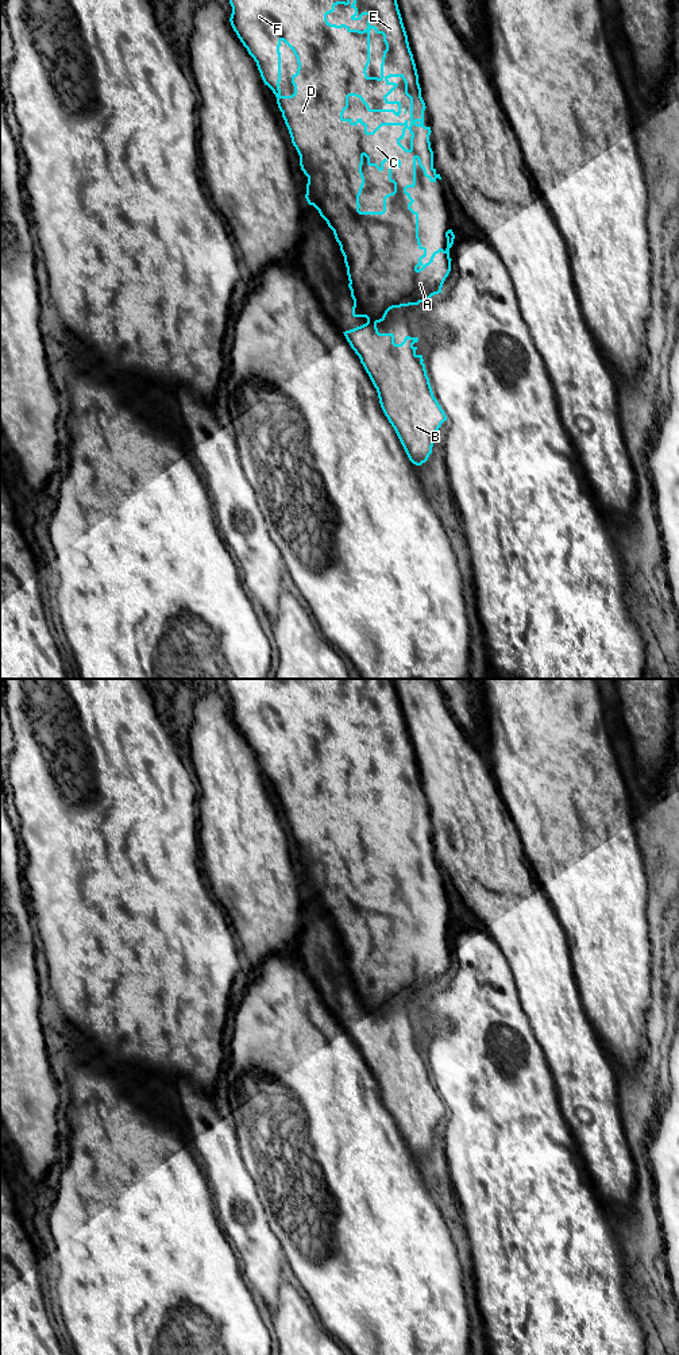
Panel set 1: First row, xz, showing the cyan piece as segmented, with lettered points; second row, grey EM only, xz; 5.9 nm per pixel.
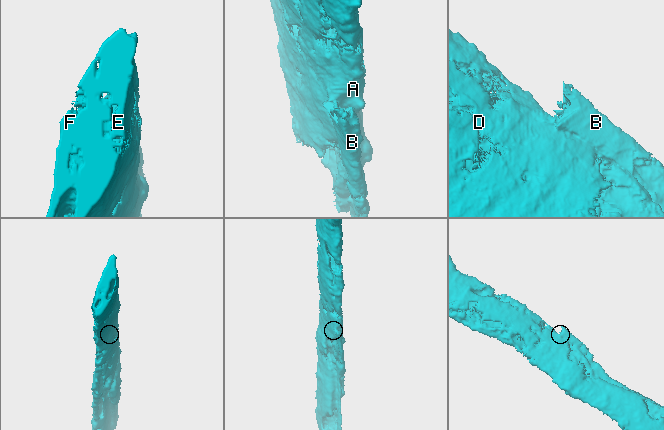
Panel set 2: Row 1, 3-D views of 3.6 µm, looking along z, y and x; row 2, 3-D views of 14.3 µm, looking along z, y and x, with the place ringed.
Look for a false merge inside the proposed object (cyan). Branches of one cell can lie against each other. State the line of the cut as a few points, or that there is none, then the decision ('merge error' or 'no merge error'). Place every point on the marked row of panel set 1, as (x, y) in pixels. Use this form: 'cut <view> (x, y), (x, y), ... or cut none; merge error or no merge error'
cut xz (350, 282), (355, 301), (365, 316); merge error

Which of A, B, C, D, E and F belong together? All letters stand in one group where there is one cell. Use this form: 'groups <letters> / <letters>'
groups A C D E F / B

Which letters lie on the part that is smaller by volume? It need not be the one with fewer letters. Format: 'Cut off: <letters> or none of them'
Cut off: B

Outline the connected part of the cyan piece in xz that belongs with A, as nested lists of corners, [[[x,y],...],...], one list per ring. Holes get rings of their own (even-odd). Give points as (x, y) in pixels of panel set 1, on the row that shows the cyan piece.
[[[229,0],[232,13],[229,18],[231,26],[238,38],[247,49],[248,54],[256,62],[261,77],[277,97],[277,104],[282,112],[282,117],[289,130],[292,143],[300,155],[300,166],[308,177],[305,198],[309,205],[313,205],[320,216],[327,221],[333,231],[335,239],[340,246],[347,267],[348,281],[352,286],[352,293],[356,297],[356,304],[362,309],[367,321],[381,323],[387,312],[393,308],[418,305],[427,302],[432,296],[441,293],[443,283],[451,271],[450,248],[454,244],[455,235],[452,229],[445,232],[447,248],[439,248],[431,256],[428,263],[421,259],[427,256],[427,248],[421,246],[418,238],[418,213],[410,205],[414,200],[408,188],[416,185],[416,165],[418,163],[424,175],[431,181],[441,179],[440,174],[433,167],[433,151],[431,148],[429,135],[431,127],[424,126],[425,103],[421,97],[418,74],[413,54],[409,47],[408,35],[402,23],[397,0]],[[337,4],[351,5],[355,13],[352,20],[360,20],[363,15],[370,15],[374,19],[367,20],[367,28],[363,31],[351,30],[346,24],[331,24],[327,15],[335,11]],[[370,31],[383,35],[386,50],[383,51],[381,63],[381,77],[369,77],[366,70],[370,63]],[[281,42],[285,42],[294,53],[298,63],[297,73],[292,76],[294,93],[282,96],[279,89],[281,81]],[[390,77],[401,77],[405,82],[405,94],[410,99],[410,120],[404,123],[381,123],[373,132],[367,131],[367,124],[362,119],[344,119],[343,113],[348,108],[348,97],[355,96],[362,100],[369,112],[393,112],[396,116],[401,113],[400,101],[389,101],[386,97],[398,86],[390,82]],[[405,130],[409,130],[410,148],[406,150],[400,140],[405,136]],[[363,158],[367,158],[369,166],[375,166],[379,171],[383,170],[386,161],[396,161],[397,166],[389,167],[389,181],[394,184],[394,192],[383,197],[382,212],[360,212],[359,196],[364,185],[362,173]]]

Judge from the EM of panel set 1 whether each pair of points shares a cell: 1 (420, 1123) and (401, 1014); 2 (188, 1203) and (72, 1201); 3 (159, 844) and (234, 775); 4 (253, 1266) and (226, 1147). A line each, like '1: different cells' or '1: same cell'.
1: same cell
2: same cell
3: different cells
4: same cell

